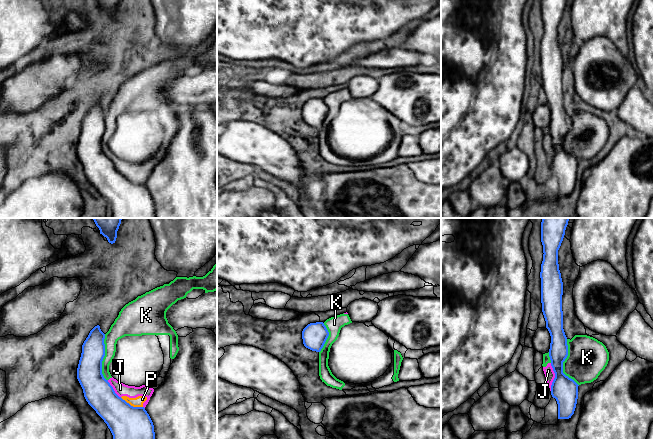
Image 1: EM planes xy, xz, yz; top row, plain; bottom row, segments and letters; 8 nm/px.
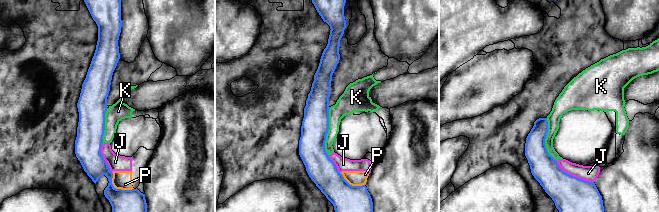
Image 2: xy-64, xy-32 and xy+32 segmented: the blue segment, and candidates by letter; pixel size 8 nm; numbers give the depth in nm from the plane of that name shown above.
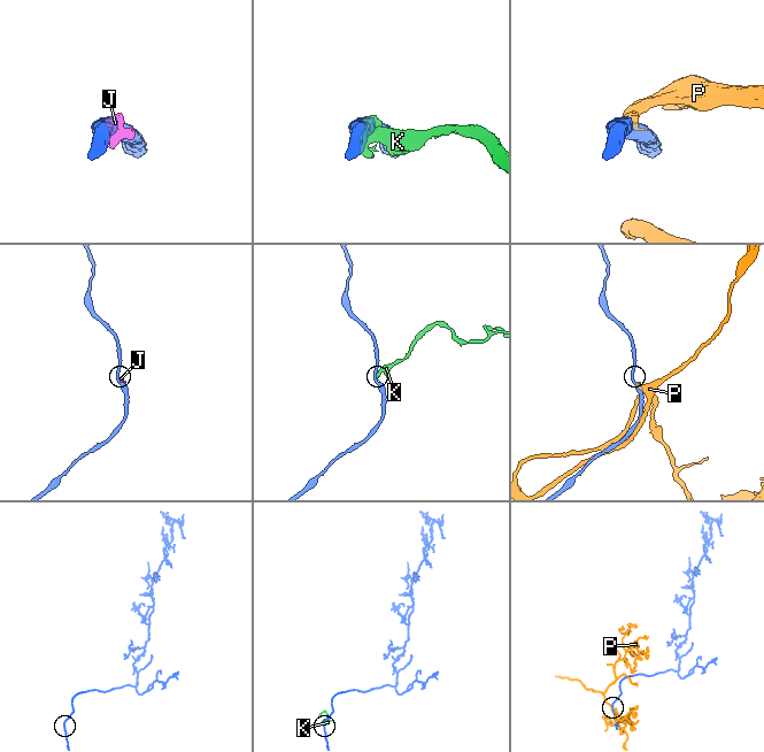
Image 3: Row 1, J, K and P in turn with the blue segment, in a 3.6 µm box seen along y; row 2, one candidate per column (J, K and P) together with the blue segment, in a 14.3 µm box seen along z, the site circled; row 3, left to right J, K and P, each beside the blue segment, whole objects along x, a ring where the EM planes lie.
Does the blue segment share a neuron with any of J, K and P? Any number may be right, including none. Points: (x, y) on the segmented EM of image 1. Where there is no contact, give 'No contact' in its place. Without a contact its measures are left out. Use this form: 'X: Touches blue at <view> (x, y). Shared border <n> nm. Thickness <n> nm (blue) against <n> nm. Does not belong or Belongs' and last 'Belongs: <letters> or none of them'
J: Touches blue at yz (555, 377). Shared border 220 nm. Thickness 200 nm (blue) against 80 nm. Does not belong
K: Touches blue at yz (562, 363). Shared border 380 nm. Thickness 200 nm (blue) against 320 nm. Does not belong
P: Touches blue at xy (130, 405). Shared border 200 nm. Thickness 280 nm (blue) against 80 nm. Does not belong
Belongs: none of them

